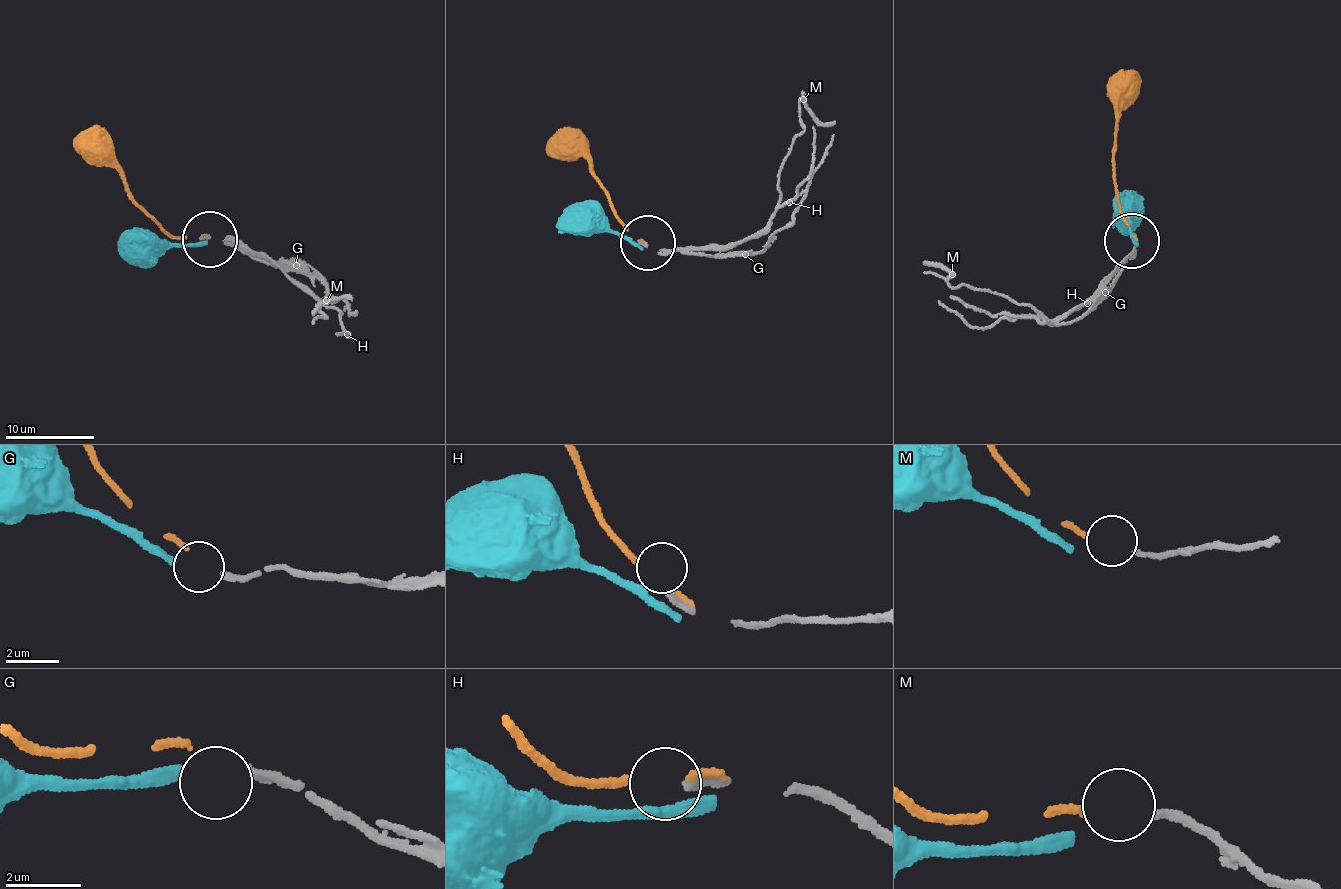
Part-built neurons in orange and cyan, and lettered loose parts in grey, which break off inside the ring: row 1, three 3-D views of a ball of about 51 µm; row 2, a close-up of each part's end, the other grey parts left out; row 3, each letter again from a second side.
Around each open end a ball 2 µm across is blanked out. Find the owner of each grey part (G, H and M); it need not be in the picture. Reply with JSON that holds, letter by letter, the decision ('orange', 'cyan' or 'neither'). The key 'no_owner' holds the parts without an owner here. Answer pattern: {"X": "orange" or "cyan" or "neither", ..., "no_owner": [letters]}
{"G": "cyan", "H": "neither", "M": "orange", "no_owner": ["H"]}

